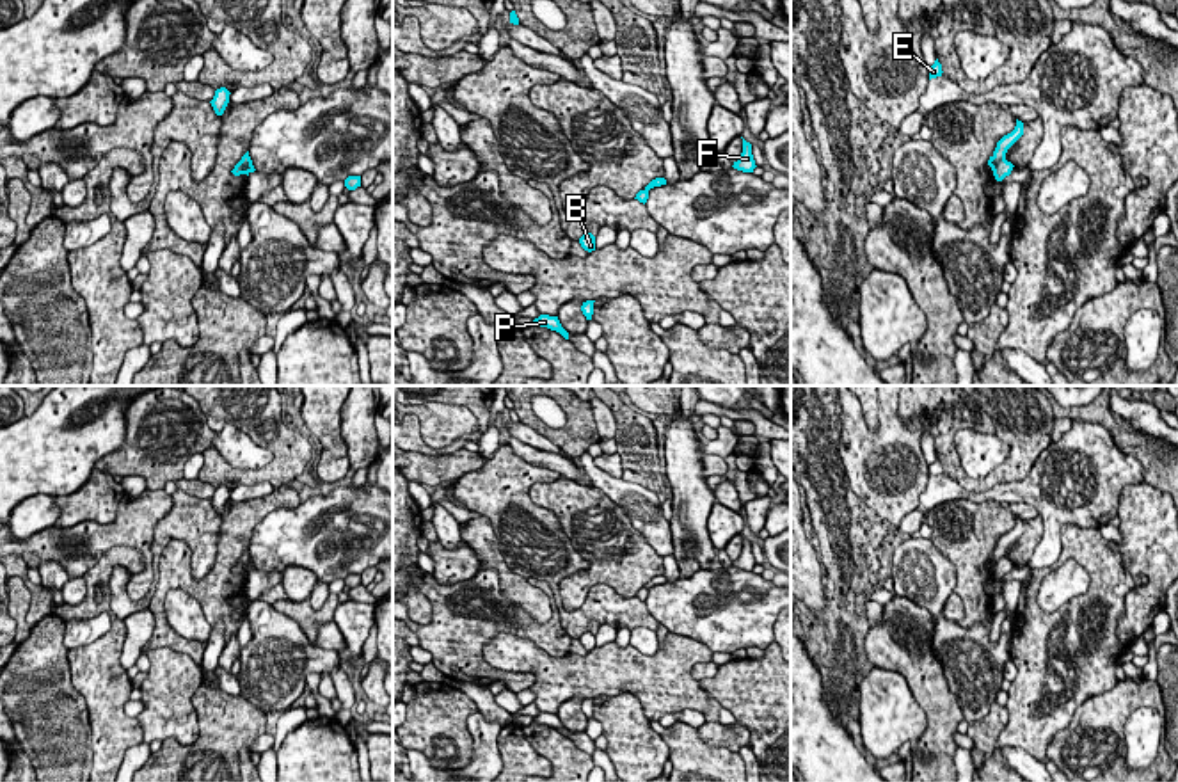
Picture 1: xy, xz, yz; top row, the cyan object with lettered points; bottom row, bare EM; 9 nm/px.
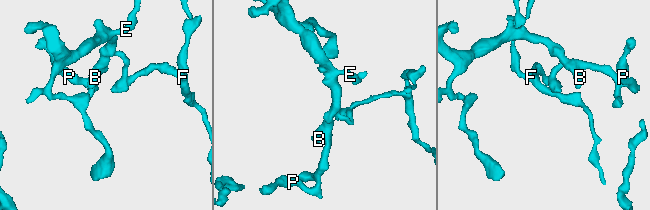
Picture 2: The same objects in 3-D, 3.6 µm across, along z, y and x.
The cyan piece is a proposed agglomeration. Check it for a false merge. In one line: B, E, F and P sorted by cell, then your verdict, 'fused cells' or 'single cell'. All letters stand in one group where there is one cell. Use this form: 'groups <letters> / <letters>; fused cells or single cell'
groups B E P / F; fused cells

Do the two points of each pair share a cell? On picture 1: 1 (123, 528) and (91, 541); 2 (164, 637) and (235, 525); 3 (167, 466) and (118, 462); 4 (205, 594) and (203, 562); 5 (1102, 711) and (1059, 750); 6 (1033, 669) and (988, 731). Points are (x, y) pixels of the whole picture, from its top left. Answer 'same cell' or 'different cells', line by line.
1: same cell
2: same cell
3: same cell
4: different cells
5: same cell
6: different cells

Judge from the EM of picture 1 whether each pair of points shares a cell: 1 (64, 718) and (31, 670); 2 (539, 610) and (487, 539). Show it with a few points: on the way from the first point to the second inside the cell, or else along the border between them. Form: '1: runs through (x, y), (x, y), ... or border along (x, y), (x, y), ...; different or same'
1: runs through (52, 706), (36, 690), (36, 683); same
2: runs through (521, 592), (491, 557); same

